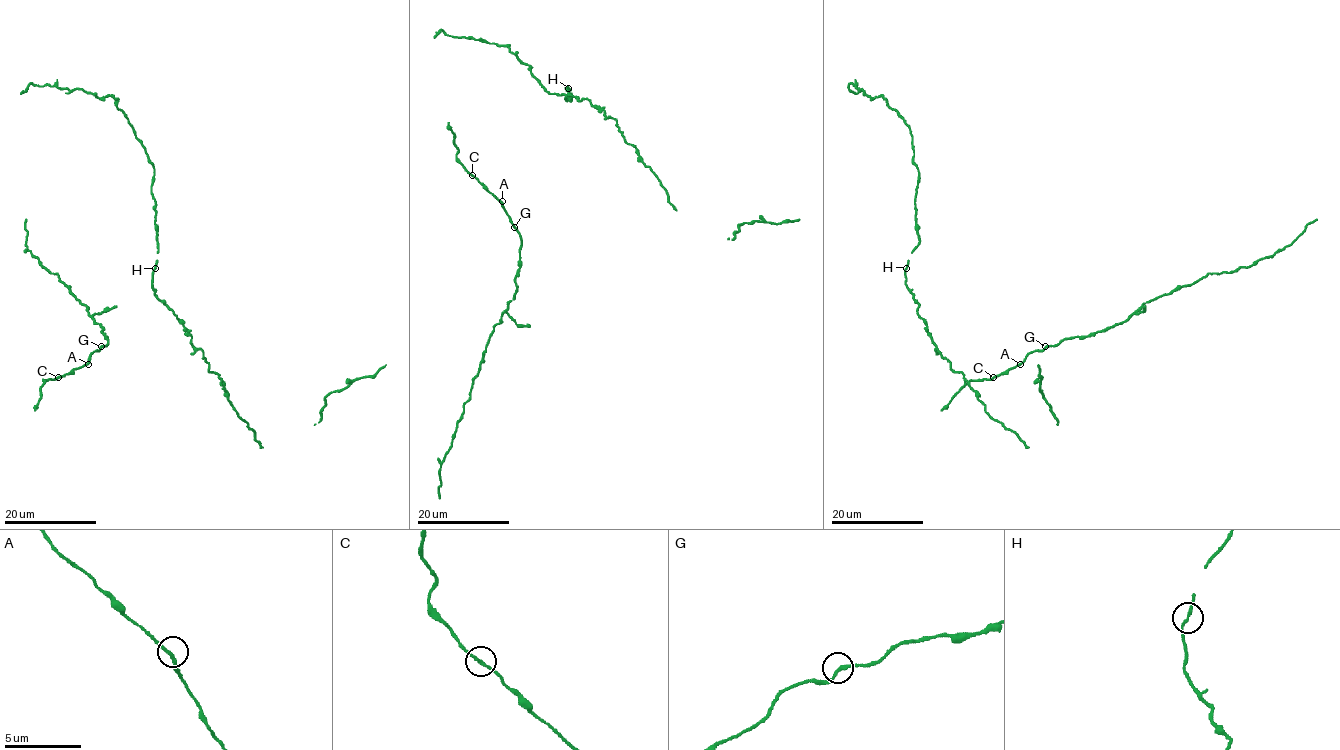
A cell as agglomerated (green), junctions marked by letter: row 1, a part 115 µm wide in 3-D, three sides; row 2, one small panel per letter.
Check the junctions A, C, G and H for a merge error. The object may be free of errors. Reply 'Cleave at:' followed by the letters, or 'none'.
Cleave at: none

